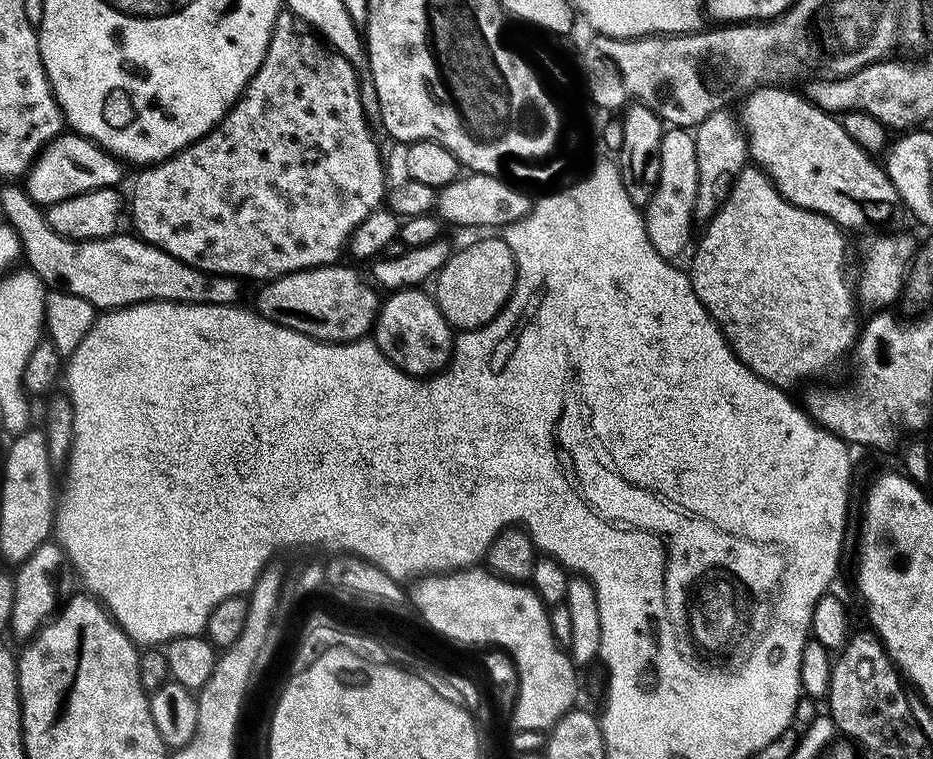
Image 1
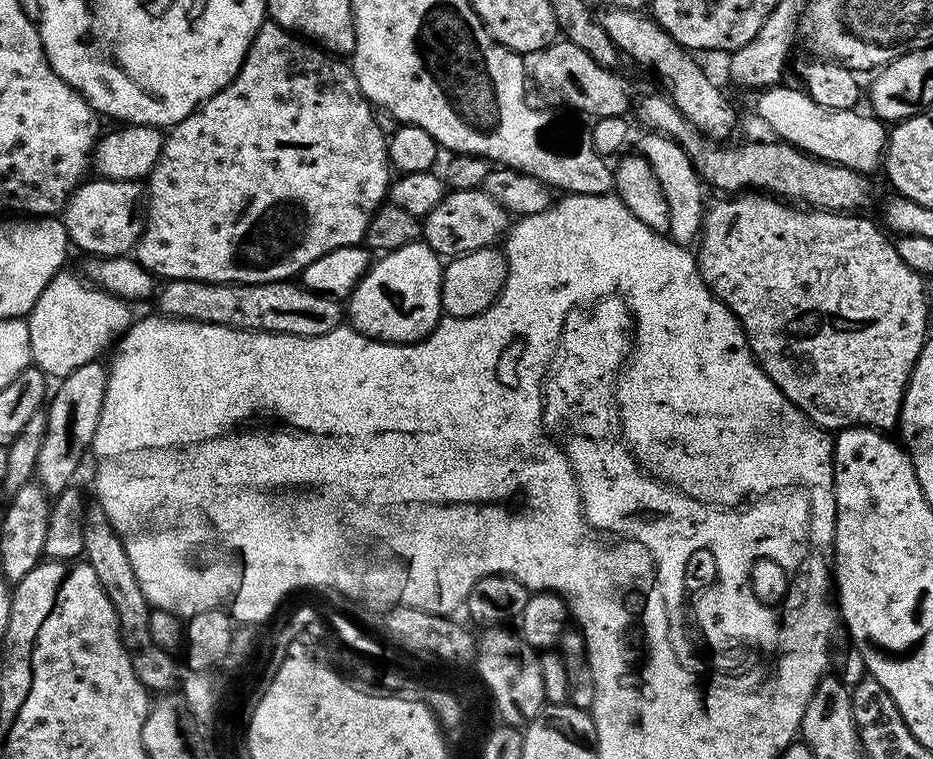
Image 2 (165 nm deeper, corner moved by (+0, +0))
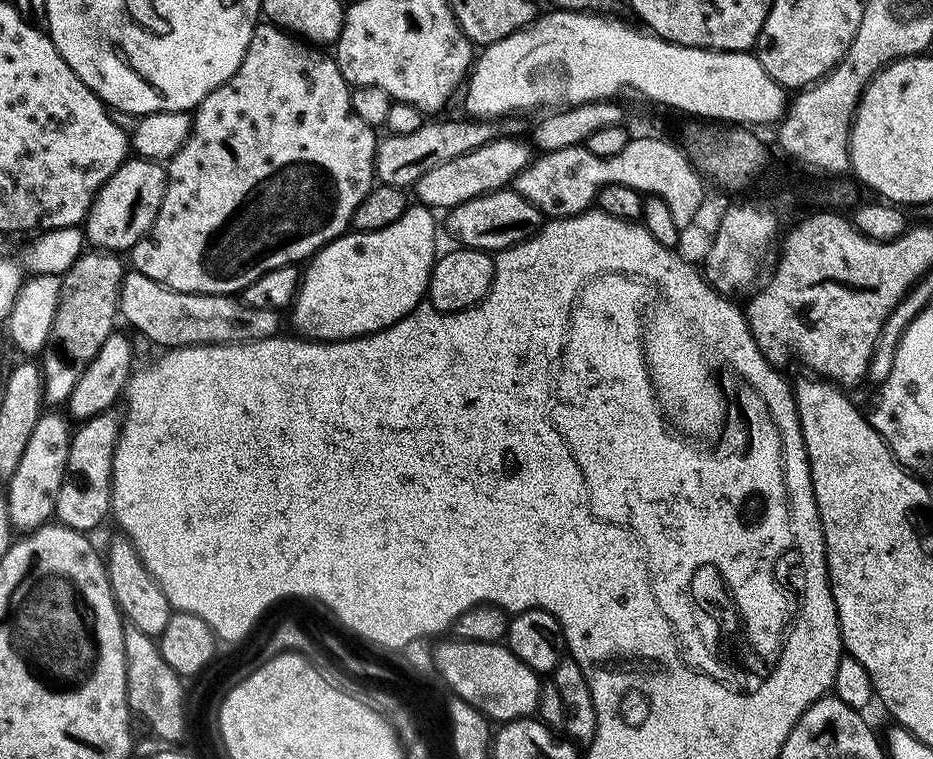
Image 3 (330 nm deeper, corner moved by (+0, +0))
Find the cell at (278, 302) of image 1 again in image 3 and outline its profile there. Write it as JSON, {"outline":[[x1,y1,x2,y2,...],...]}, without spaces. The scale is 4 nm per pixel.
{"outline":[[135,270,125,271,124,281,120,283,120,306,119,315,132,328,137,328,146,339,152,344,157,344,160,350,171,350,174,348,189,348,190,346,198,346,199,344,248,344,252,340,265,340,271,336,277,335,281,331,280,316,281,313,275,308,255,308,249,304,245,304,243,299,237,298,232,294,219,296,218,294,210,294,209,292,179,292,178,290,170,290,166,286,162,286,158,282,154,282,154,278,146,278,146,274]]}

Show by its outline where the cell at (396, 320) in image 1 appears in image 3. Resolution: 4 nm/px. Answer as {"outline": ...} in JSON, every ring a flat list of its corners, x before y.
{"outline":[[413,203,390,226,373,232,349,231,321,248,303,269,300,290,291,305,290,313,300,327,299,335,310,340,353,340,381,332,406,314,410,314,425,299,432,266,438,259,436,252,436,220,433,209]]}

